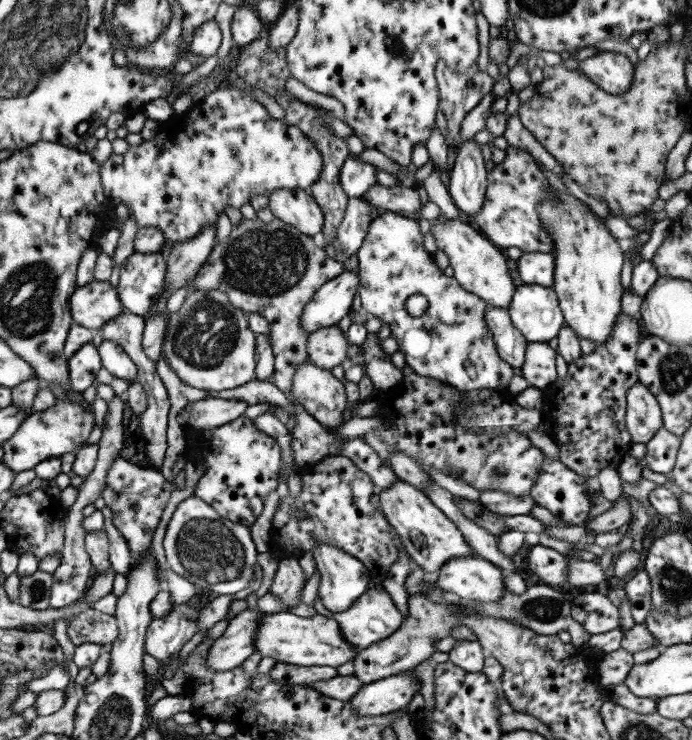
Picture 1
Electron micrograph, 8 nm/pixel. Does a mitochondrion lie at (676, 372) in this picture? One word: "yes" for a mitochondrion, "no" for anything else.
yes

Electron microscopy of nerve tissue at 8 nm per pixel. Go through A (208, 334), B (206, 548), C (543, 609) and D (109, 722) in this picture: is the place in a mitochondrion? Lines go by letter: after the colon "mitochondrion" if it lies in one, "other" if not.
A: mitochondrion
B: mitochondrion
C: mitochondrion
D: mitochondrion

